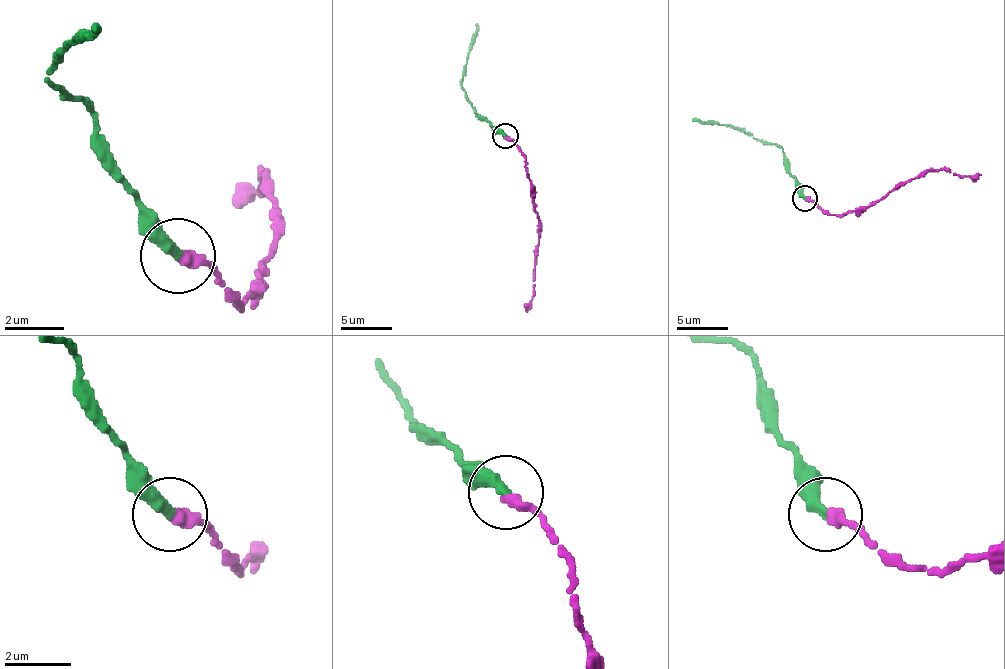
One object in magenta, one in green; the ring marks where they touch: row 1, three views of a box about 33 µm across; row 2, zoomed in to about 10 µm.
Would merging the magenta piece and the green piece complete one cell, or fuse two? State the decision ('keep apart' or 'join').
join

